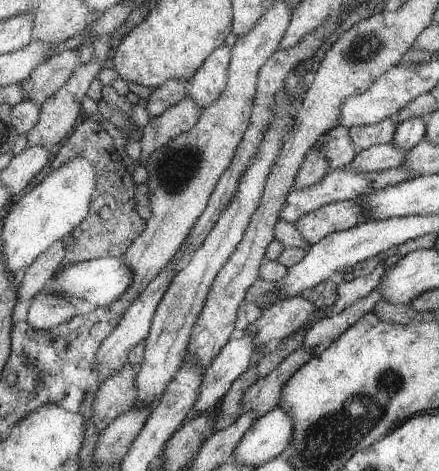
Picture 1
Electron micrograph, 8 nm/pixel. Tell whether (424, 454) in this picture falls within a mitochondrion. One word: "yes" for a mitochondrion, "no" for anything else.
no

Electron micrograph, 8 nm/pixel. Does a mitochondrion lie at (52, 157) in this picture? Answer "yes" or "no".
no

